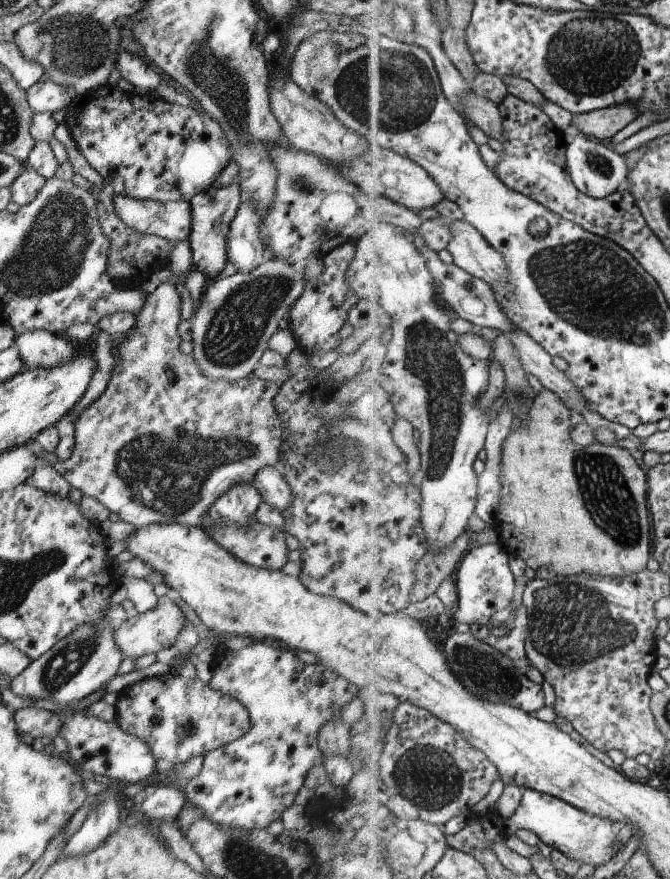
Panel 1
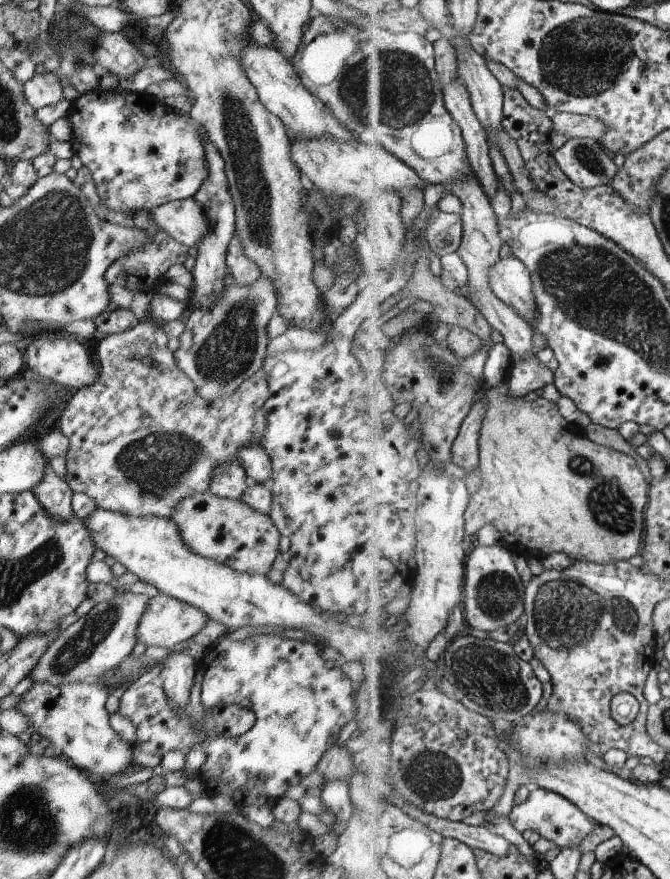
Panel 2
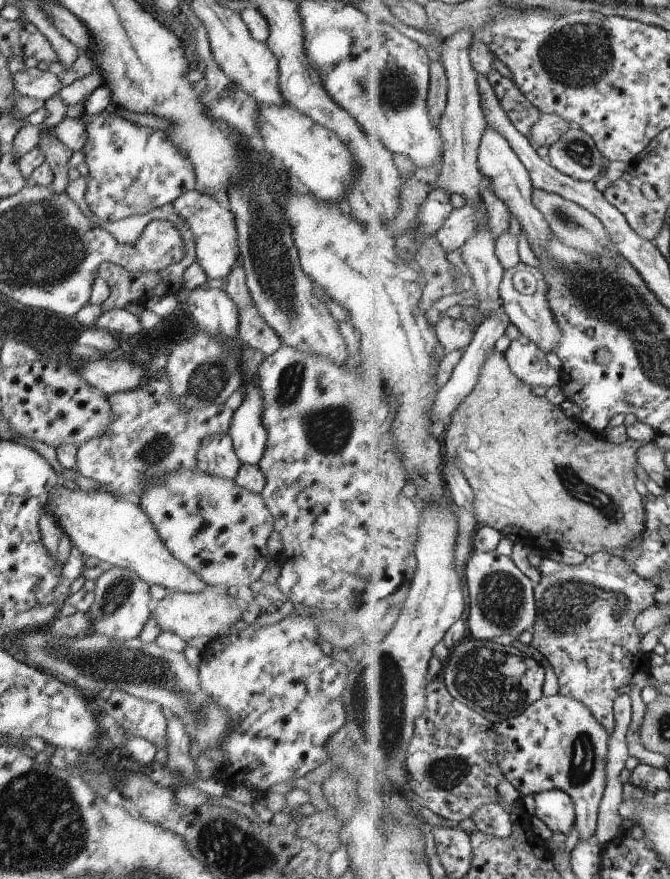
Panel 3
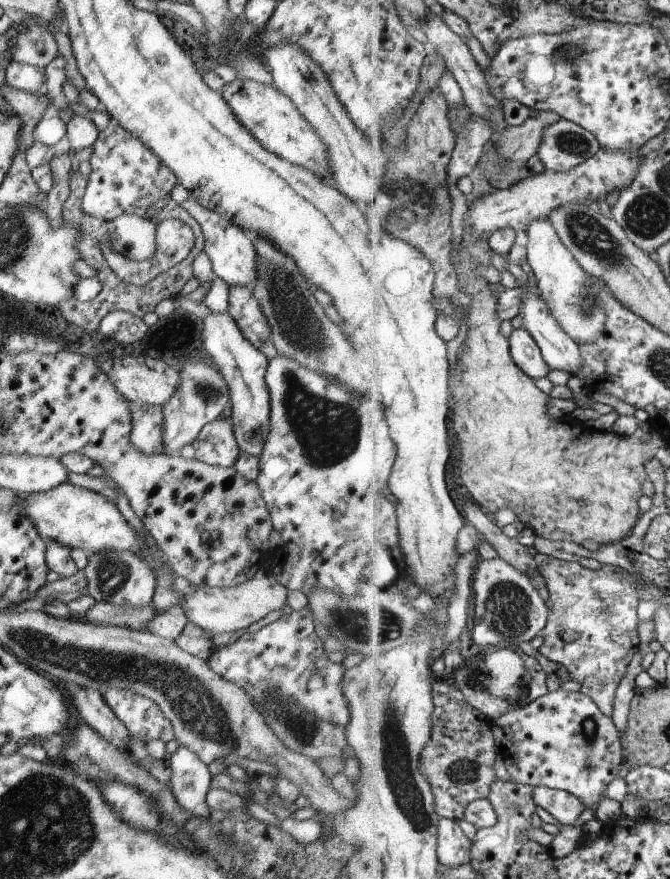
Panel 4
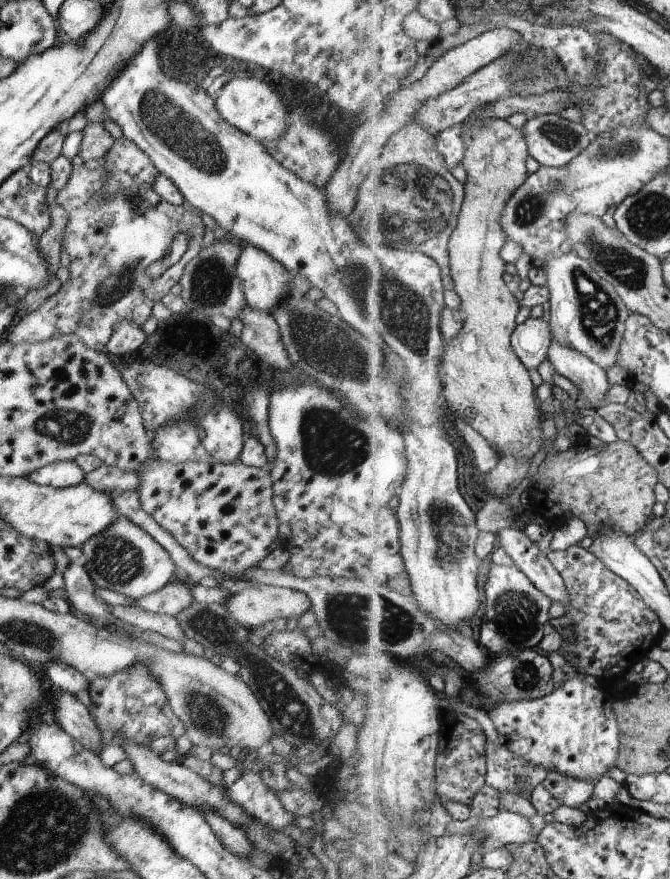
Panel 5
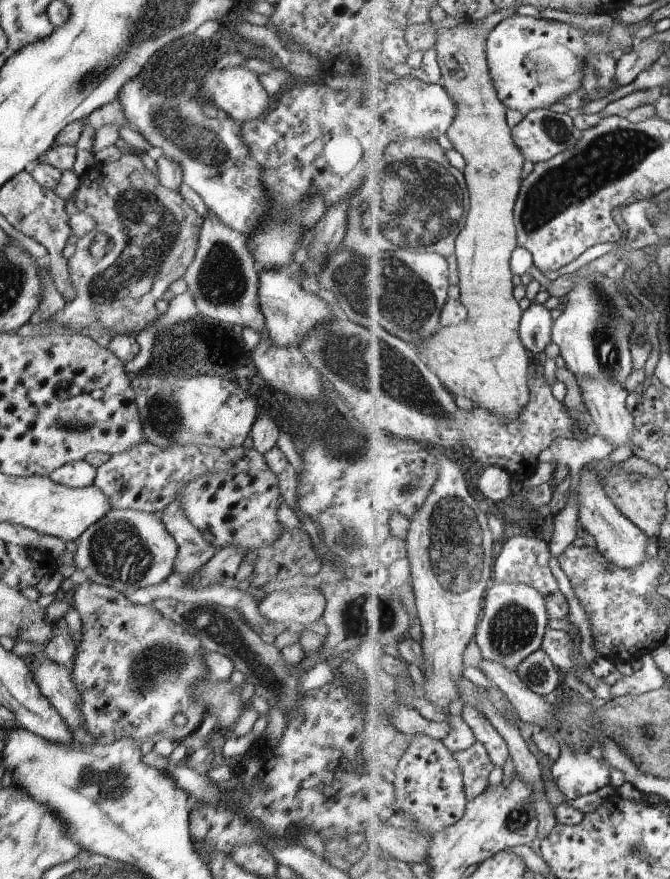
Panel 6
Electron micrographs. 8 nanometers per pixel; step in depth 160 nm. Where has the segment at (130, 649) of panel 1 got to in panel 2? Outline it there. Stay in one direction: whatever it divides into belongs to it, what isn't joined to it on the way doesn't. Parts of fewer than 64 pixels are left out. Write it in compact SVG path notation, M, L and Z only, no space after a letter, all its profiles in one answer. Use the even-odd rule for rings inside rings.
M157 593L155 596L148 598L143 614L137 623L136 640L145 648L148 646L165 647L171 650L175 644L181 644L183 640L192 638L208 620L208 616L198 608L167 596L163 593Z

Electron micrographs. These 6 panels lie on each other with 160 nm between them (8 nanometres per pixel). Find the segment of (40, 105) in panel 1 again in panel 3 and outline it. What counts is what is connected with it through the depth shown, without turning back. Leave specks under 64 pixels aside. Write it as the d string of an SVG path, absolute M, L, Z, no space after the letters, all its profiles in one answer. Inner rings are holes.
M38 65L12 74L14 90L19 96L45 101L62 88L60 77Z

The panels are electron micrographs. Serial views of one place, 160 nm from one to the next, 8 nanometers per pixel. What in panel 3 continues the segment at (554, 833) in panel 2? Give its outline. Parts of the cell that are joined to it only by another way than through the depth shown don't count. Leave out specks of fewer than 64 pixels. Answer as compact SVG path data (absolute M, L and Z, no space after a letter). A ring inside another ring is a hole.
M550 789L533 797L535 816L552 832L562 832L568 836L576 826L576 804L572 796L561 789Z

